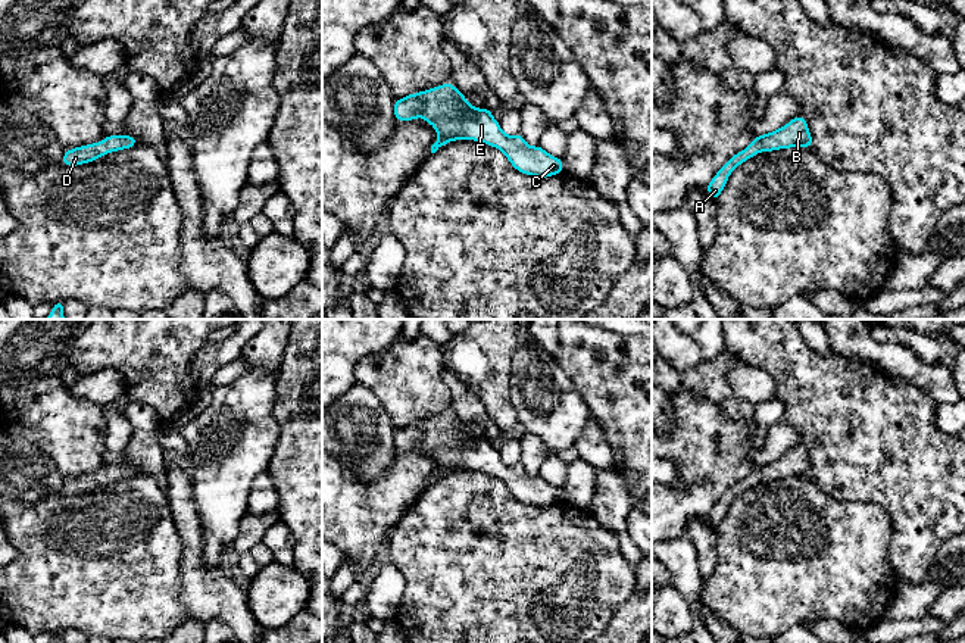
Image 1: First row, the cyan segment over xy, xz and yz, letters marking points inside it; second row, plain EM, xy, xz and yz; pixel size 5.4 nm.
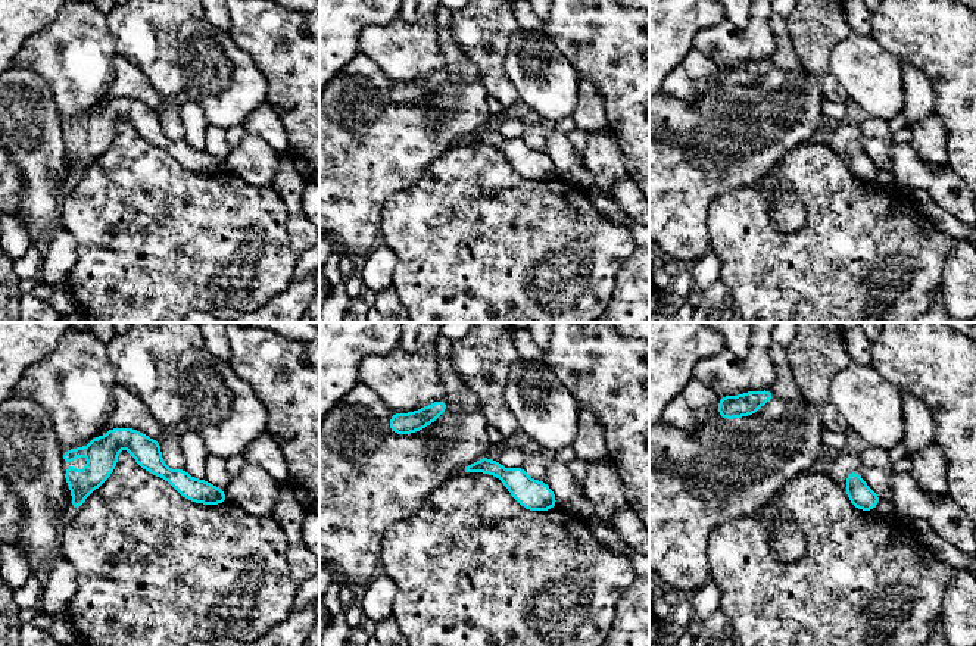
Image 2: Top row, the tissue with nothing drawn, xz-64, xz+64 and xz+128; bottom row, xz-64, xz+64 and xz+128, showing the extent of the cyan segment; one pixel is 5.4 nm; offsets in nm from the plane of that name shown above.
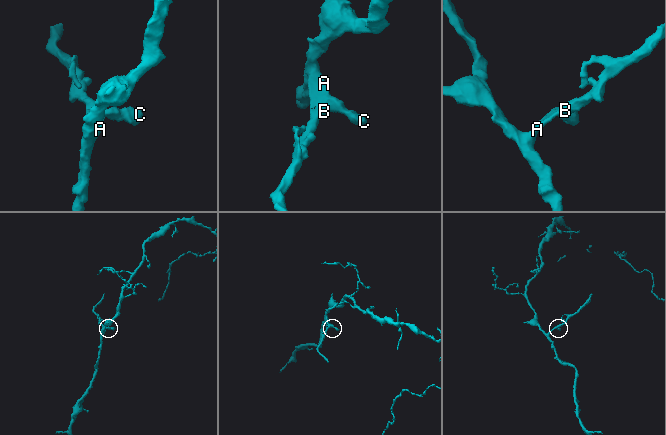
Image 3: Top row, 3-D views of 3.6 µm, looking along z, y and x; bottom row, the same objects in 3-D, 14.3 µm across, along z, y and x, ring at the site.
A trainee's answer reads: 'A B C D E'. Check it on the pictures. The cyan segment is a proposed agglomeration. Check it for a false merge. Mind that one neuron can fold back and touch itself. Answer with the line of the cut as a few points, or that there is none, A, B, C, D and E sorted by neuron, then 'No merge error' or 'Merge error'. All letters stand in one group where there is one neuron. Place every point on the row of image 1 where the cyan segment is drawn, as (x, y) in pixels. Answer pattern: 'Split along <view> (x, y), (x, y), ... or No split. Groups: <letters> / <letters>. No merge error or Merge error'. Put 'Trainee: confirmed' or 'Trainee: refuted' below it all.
No split. Groups: A B C D E. No merge error
Trainee: confirmed

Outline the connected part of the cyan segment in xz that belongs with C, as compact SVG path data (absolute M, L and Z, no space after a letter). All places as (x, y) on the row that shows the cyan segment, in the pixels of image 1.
M452 82L394 102L396 121L418 116L437 131L438 141L431 146L431 153L453 140L477 140L502 150L512 166L525 175L547 178L563 171L562 159L540 146L528 146L521 132L506 135L491 110L475 109Z

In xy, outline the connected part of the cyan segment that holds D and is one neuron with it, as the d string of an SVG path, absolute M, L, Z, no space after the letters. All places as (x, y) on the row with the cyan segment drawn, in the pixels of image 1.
M107 135L103 141L79 146L72 150L65 150L62 163L66 166L76 166L90 163L97 157L102 157L110 152L118 152L137 146L137 140L132 135Z

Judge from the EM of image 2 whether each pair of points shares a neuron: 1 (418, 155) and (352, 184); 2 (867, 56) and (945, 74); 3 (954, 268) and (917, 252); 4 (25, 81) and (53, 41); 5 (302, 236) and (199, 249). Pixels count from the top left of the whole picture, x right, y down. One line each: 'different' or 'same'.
1: same
2: different
3: different
4: different
5: different

